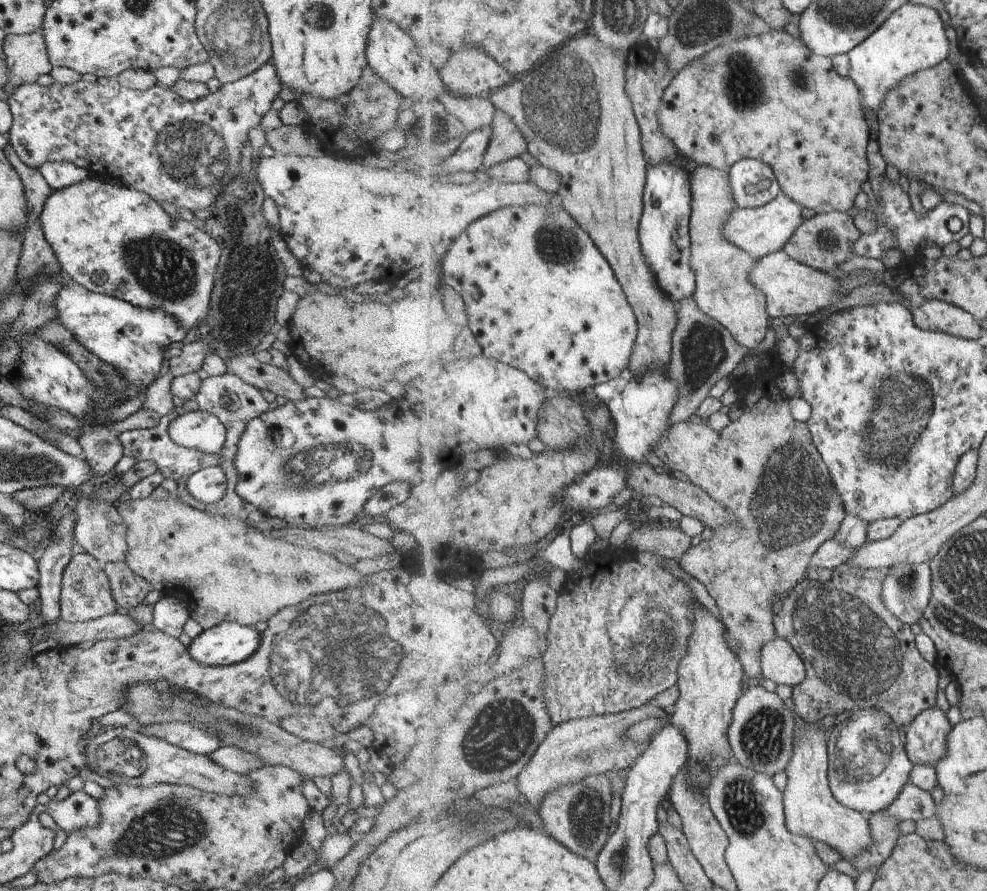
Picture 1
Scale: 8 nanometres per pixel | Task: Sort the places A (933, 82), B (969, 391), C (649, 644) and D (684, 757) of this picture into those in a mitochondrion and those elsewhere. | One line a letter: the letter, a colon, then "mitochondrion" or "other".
A: other
B: other
C: mitochondrion
D: other

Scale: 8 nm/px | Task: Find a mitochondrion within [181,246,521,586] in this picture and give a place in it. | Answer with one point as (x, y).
(300, 473)

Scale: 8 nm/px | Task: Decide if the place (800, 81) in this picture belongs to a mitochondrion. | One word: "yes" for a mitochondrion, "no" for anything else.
yes

